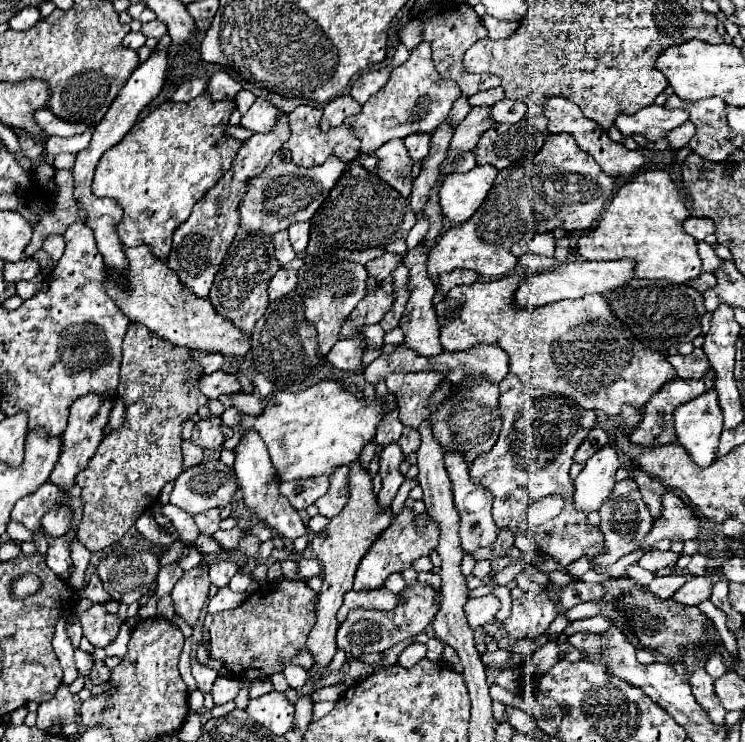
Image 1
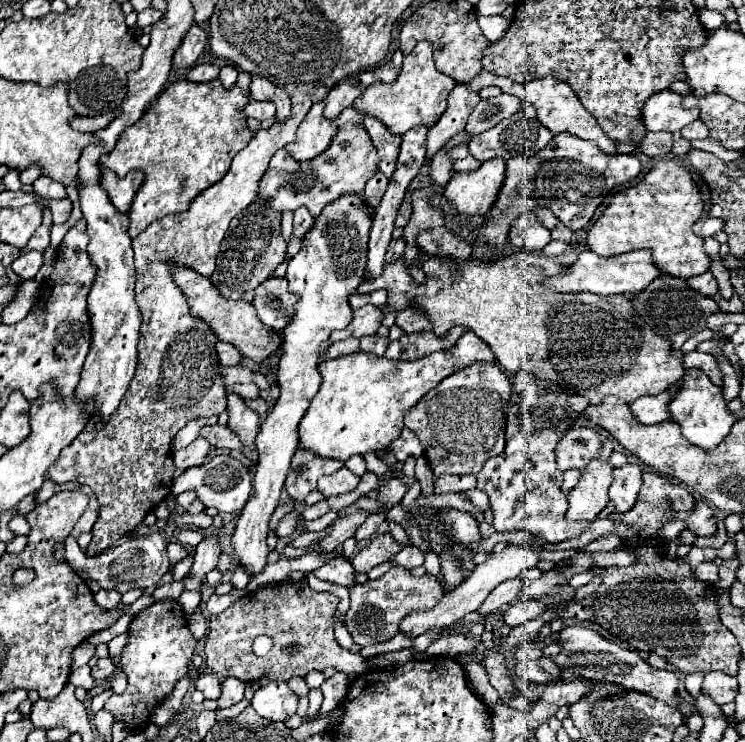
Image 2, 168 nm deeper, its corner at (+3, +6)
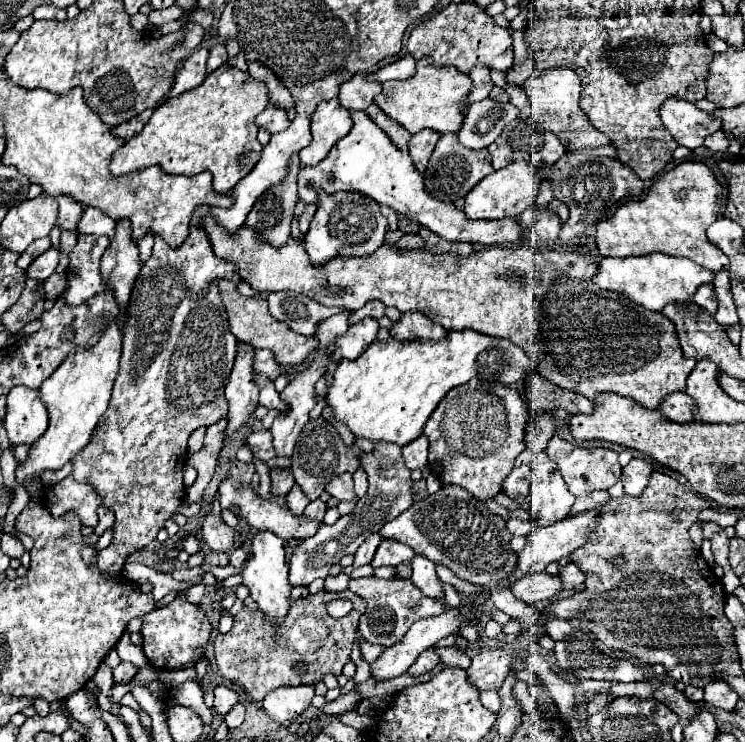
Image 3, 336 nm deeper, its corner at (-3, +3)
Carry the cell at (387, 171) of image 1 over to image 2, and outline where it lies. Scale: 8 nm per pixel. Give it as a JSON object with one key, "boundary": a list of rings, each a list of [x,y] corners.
{"boundary":[[[365,117],[363,127],[367,129],[377,153],[379,153],[379,171],[391,181],[395,165],[397,165],[397,155],[399,155],[399,143],[401,137],[399,135],[391,135],[385,125],[381,121],[377,121],[375,117]]]}

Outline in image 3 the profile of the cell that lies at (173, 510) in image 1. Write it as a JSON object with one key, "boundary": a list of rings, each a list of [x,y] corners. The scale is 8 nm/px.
{"boundary":[[[239,344],[235,366],[229,376],[229,384],[225,388],[225,398],[229,402],[229,426],[225,431],[228,438],[237,428],[241,428],[257,408],[259,388],[255,384],[253,372],[253,346]]]}

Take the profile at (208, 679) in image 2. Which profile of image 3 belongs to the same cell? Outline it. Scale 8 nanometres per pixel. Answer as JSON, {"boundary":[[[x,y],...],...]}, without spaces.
{"boundary":[[[227,686],[215,688],[215,712],[225,716],[239,702],[239,694]]]}

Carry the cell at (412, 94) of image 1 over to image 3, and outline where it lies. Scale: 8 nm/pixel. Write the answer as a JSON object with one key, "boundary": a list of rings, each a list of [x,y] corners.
{"boundary":[[[425,56],[417,62],[417,74],[409,80],[389,80],[383,82],[383,90],[379,96],[375,96],[375,104],[395,122],[399,122],[403,128],[407,128],[411,134],[431,128],[439,134],[457,134],[463,126],[465,114],[463,114],[463,102],[469,96],[473,88],[473,82],[469,74],[457,72],[457,68],[435,68],[431,60]]]}

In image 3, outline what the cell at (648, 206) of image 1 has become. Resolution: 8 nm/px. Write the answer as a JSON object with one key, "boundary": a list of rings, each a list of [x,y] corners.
{"boundary":[[[681,162],[667,174],[659,176],[653,186],[647,192],[647,198],[641,200],[629,200],[625,202],[609,220],[603,220],[597,224],[597,248],[601,256],[611,258],[629,258],[629,256],[647,256],[653,252],[663,252],[669,256],[683,256],[699,266],[719,272],[728,270],[729,259],[721,250],[717,250],[713,244],[709,244],[705,230],[717,220],[717,184],[721,184],[713,170],[705,166],[703,162]]]}

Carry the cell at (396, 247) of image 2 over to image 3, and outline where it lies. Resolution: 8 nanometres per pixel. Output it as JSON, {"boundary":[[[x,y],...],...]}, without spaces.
{"boundary":[[[405,234],[399,242],[397,242],[397,246],[399,248],[423,248],[423,238],[419,236],[419,234]]]}

